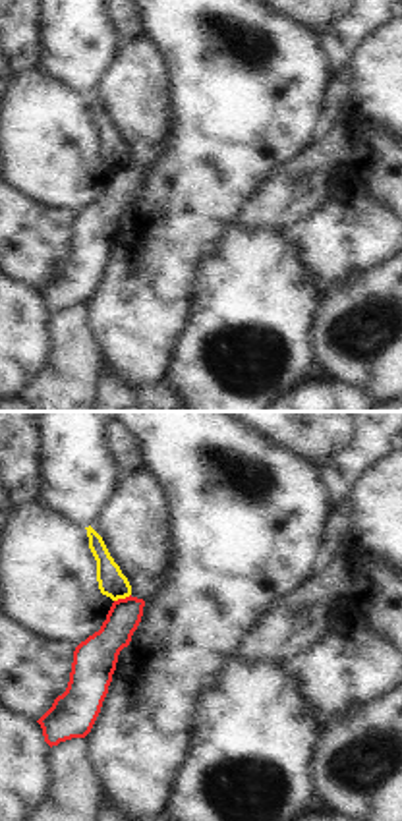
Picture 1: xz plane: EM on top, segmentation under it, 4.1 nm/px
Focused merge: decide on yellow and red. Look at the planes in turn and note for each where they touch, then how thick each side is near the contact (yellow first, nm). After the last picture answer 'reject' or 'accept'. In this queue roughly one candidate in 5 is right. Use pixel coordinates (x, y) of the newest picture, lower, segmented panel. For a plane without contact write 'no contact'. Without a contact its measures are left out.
meets yellow at (122, 597); 120 nm thick on the yellow side, 160 nm on the other

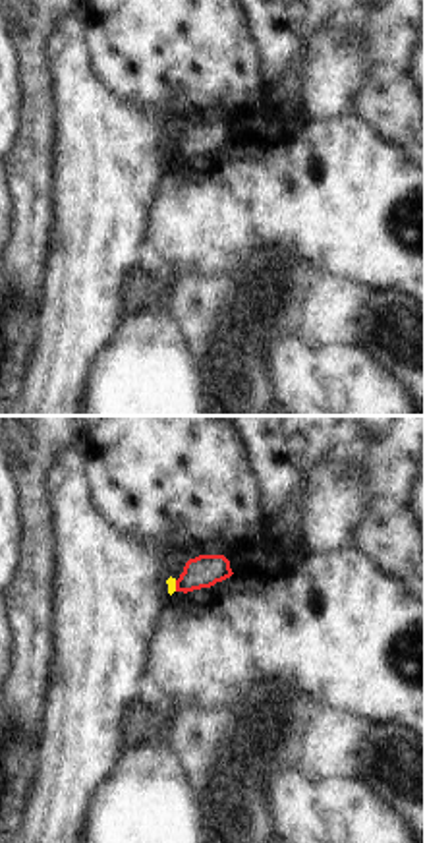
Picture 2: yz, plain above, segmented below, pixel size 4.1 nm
meets yellow at (174, 586); 40 nm thick on the yellow side, 140 nm on the other

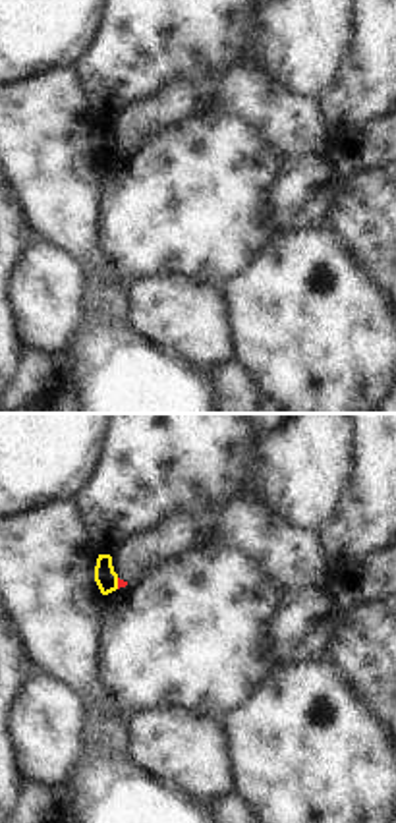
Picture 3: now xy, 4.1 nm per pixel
meets yellow at (116, 584); 90 nm thick on the yellow side, 30 nm on the other

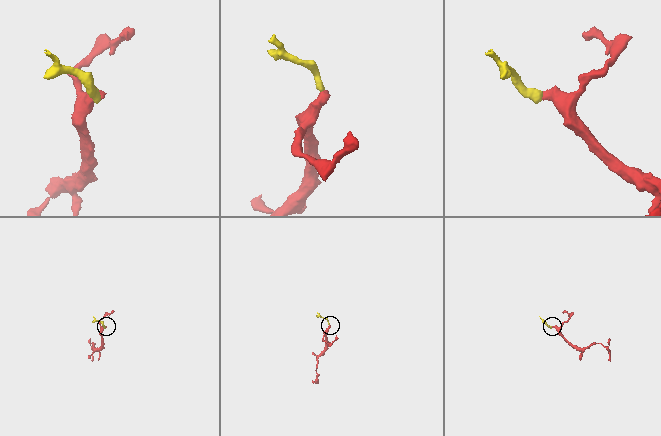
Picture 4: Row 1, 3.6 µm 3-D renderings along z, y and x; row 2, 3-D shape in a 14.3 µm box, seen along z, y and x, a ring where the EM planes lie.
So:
reject

